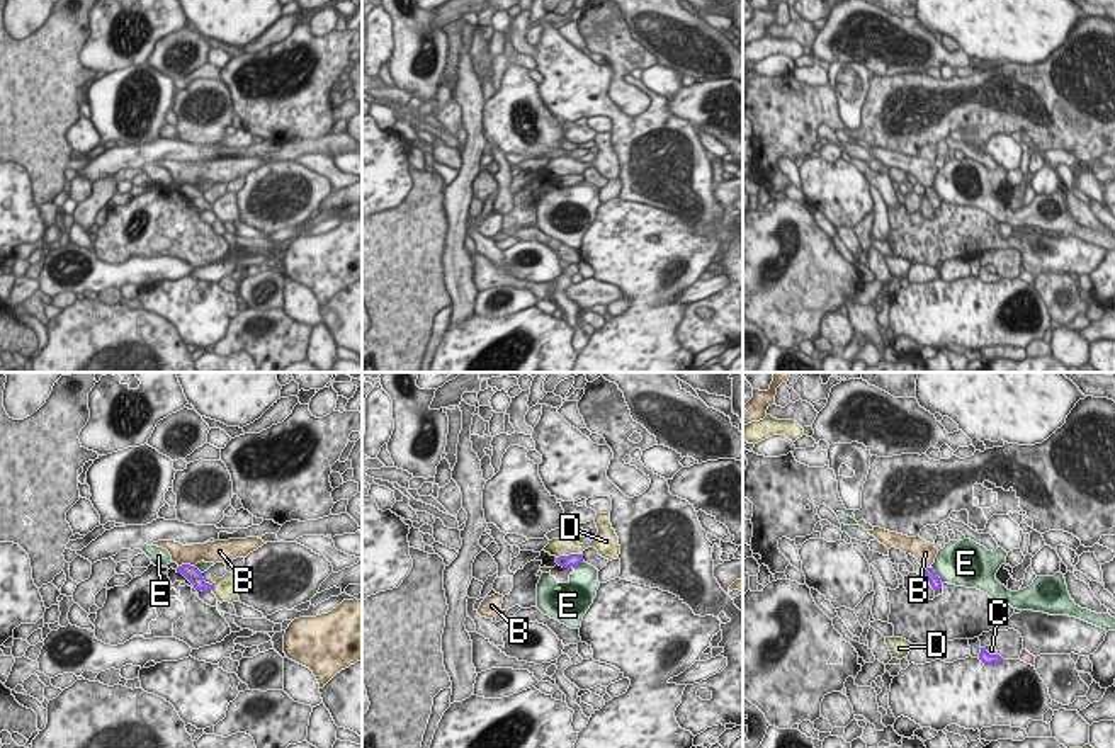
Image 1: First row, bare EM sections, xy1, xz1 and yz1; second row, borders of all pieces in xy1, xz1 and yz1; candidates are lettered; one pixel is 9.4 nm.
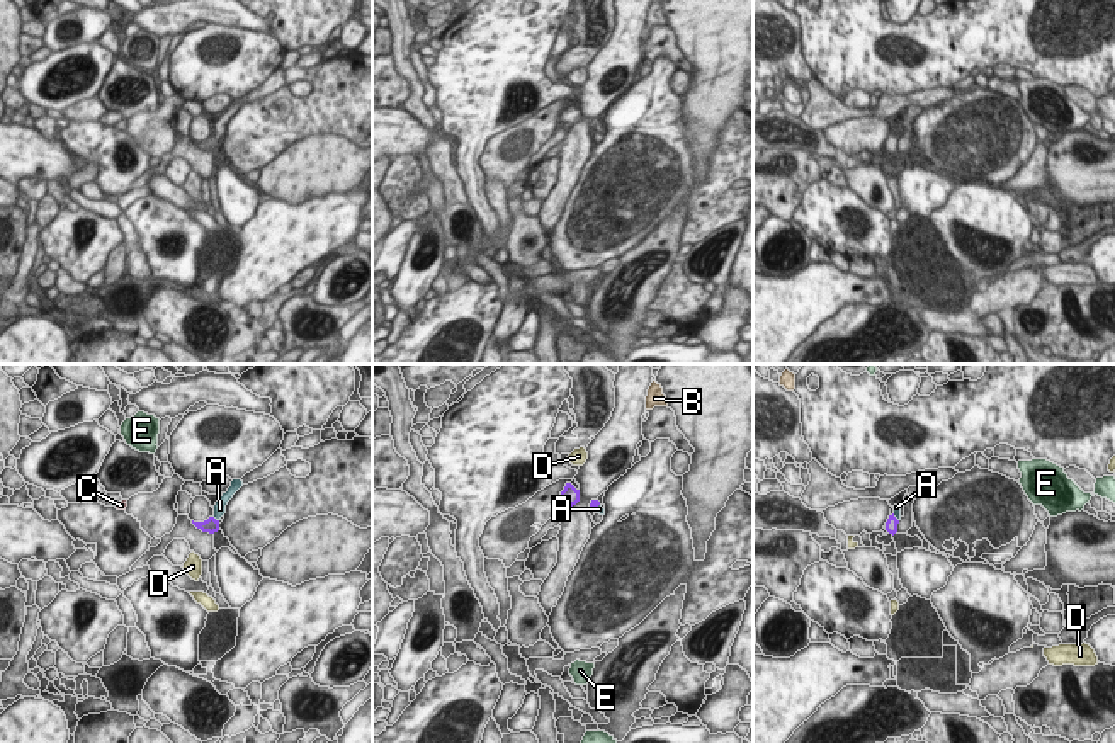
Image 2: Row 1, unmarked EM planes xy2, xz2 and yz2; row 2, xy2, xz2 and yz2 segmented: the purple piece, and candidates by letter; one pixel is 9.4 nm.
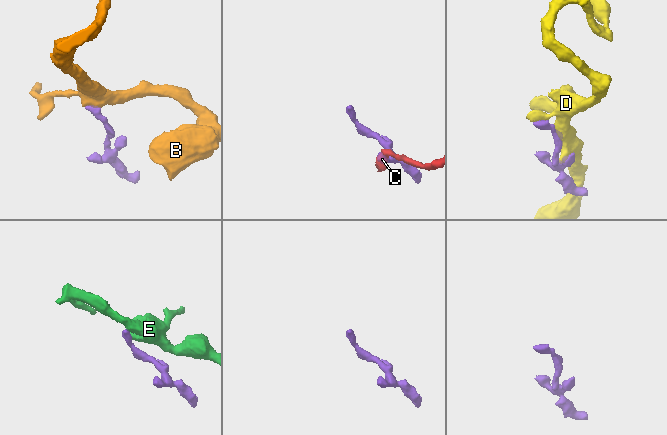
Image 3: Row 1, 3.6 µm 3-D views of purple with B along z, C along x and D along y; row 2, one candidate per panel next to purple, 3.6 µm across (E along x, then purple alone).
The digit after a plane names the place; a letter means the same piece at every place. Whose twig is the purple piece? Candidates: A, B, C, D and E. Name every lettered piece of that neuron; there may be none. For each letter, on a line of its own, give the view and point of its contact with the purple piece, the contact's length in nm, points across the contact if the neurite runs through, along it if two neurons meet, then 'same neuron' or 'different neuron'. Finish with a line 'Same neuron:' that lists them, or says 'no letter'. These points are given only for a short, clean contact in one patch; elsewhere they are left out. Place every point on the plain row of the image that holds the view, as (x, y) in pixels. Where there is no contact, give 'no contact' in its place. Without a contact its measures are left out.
A: contact xy2 (215, 138); length 80 nm; way xy2 (211, 145), (215, 138), (220, 128); same neuron
B: contact xy1 (186, 184); length 160 nm; border xy1 (194, 184), (179, 186); different neuron
C: contact yz1 (991, 274); length 140 nm; border yz1 (984, 267), (996, 274); different neuron
D: contact xz1 (570, 174); length 240 nm; different neuron
E: contact yz1 (935, 194); length 190 nm; border yz1 (932, 186), (942, 201); different neuron
Same neuron: A

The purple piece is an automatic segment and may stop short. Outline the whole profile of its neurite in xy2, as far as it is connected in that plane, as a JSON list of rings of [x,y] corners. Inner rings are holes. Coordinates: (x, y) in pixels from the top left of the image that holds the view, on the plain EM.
[[[233,99],[231,100],[231,105],[228,107],[226,112],[223,112],[223,116],[216,121],[214,124],[214,134],[209,136],[207,139],[204,141],[194,141],[192,143],[201,148],[202,151],[209,151],[209,153],[214,153],[219,150],[219,139],[221,136],[226,133],[226,124],[228,121],[233,117],[233,114],[243,105],[243,100],[241,99]]]

